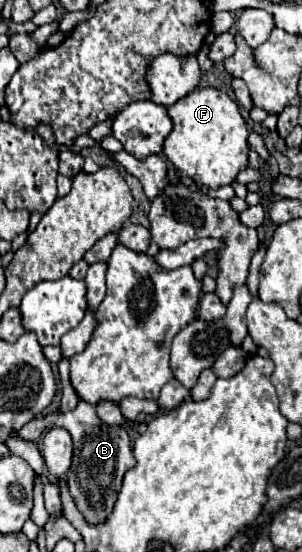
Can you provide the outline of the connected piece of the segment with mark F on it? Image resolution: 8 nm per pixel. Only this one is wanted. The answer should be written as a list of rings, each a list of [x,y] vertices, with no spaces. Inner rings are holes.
[[[197,88],[167,108],[173,130],[165,138],[163,154],[177,168],[181,178],[191,178],[205,188],[221,188],[235,180],[239,170],[247,168],[247,124],[235,100],[217,88]]]

